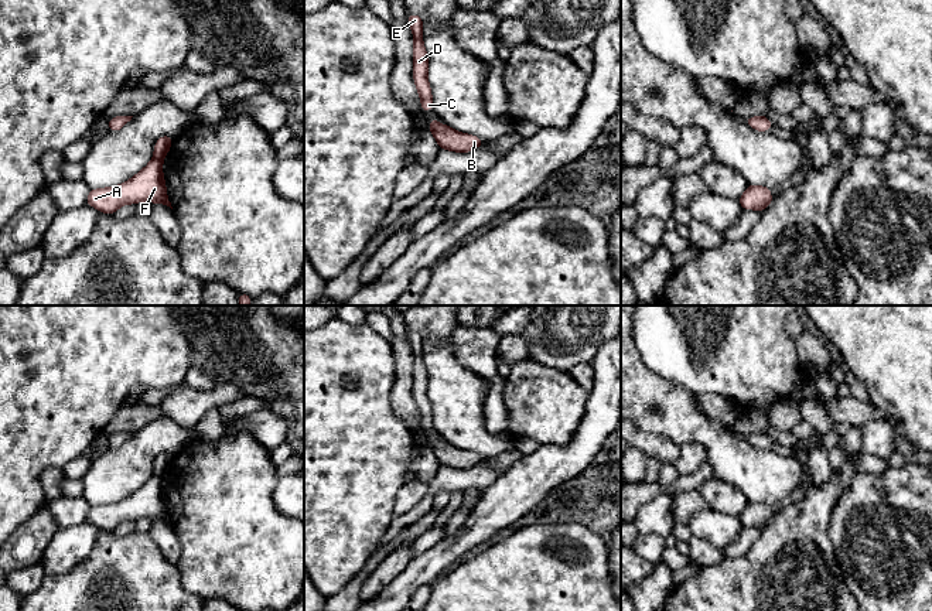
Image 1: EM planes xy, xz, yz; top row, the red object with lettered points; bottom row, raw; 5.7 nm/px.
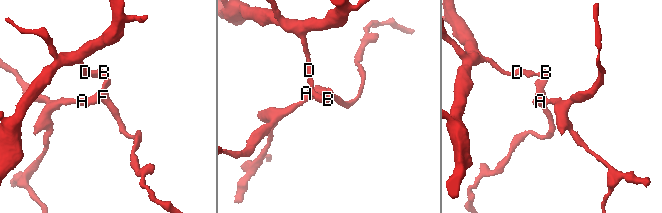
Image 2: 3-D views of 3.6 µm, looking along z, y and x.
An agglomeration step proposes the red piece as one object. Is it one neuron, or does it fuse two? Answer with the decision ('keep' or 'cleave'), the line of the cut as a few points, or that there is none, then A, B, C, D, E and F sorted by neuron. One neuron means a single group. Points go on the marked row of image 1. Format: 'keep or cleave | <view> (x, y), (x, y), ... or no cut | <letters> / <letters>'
keep | no cut | A B C D E F

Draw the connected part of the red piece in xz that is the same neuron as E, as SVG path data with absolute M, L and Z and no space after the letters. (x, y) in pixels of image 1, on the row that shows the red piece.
M407 14L409 25L413 31L413 79L421 100L421 110L433 109L431 89L427 79L429 57L423 44L423 21L417 14Z

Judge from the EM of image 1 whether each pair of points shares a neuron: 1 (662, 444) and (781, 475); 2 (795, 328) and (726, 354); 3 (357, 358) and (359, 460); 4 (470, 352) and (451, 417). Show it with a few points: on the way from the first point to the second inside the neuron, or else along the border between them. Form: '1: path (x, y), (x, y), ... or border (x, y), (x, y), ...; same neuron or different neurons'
1: border (649, 432), (672, 440), (679, 447); different neurons
2: border (784, 320), (784, 328), (794, 341); different neurons
3: path (361, 383), (359, 434); same neuron
4: border (449, 338), (454, 357), (463, 365), (488, 379); different neurons

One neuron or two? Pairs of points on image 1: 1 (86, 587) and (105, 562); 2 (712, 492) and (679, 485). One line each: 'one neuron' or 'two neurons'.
1: one neuron
2: two neurons

